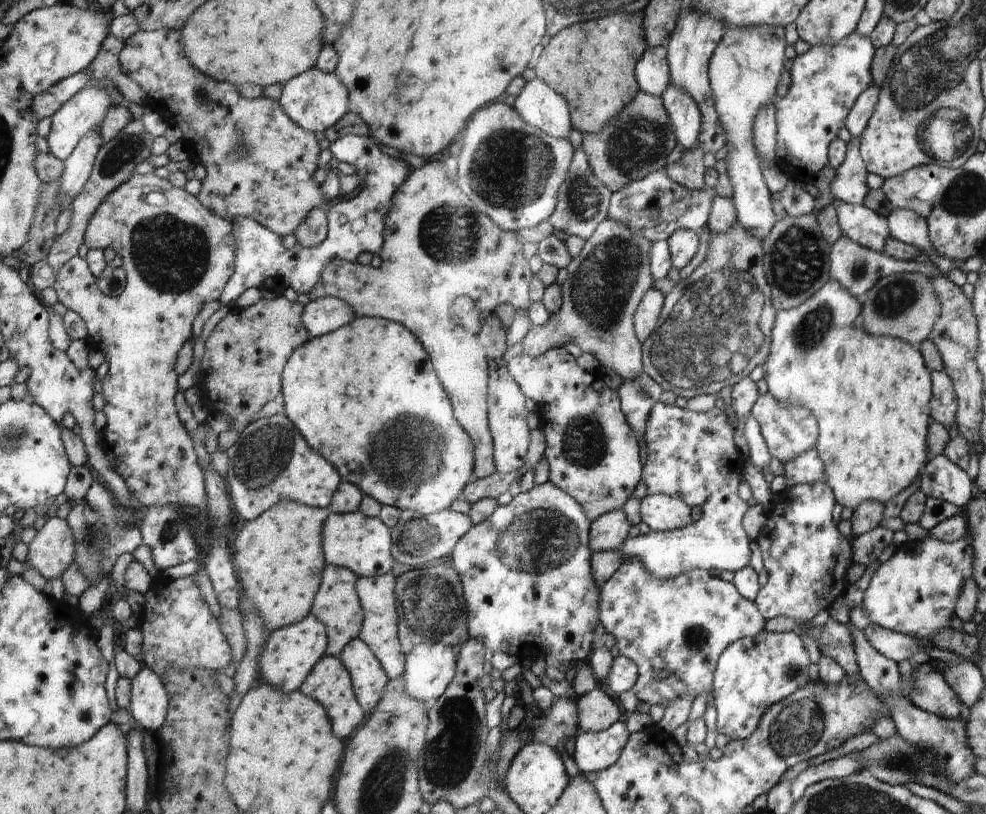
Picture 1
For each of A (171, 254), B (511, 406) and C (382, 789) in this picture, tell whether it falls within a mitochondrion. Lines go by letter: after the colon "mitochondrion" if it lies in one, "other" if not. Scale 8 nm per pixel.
A: mitochondrion
B: other
C: mitochondrion

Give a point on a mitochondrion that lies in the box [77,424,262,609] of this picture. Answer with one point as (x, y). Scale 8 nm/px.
(168, 534)

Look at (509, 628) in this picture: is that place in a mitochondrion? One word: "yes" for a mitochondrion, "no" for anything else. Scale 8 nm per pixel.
no

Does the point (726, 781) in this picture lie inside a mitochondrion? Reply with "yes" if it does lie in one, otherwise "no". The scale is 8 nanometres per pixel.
no

